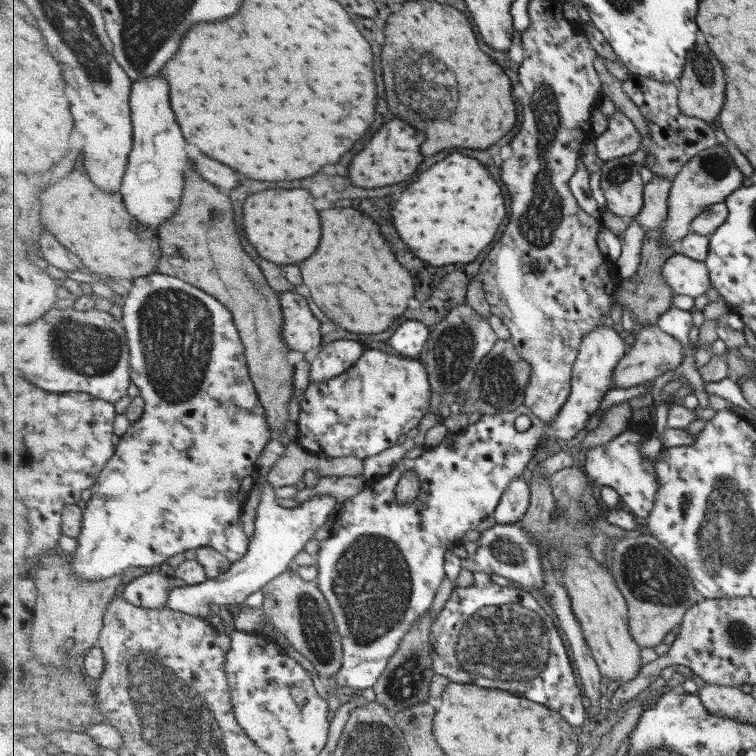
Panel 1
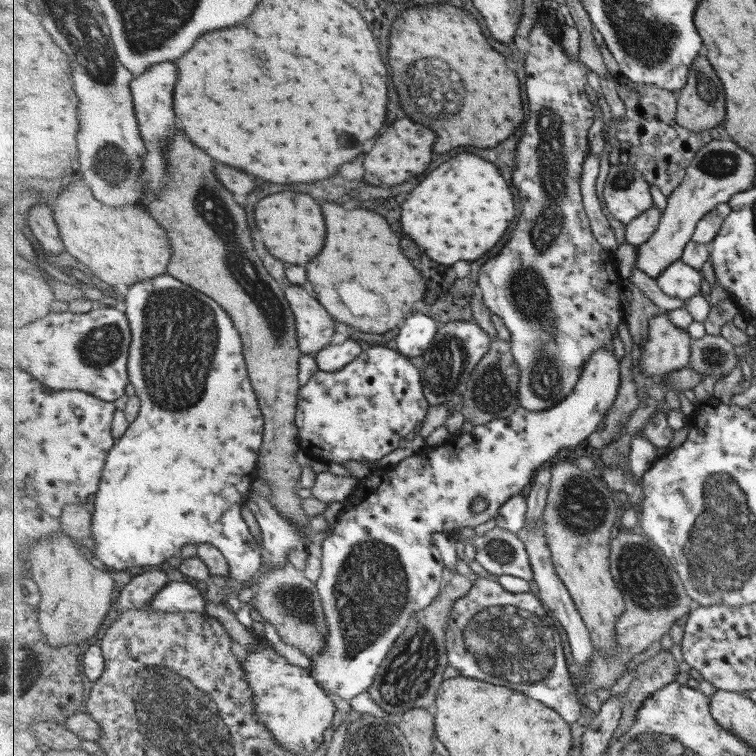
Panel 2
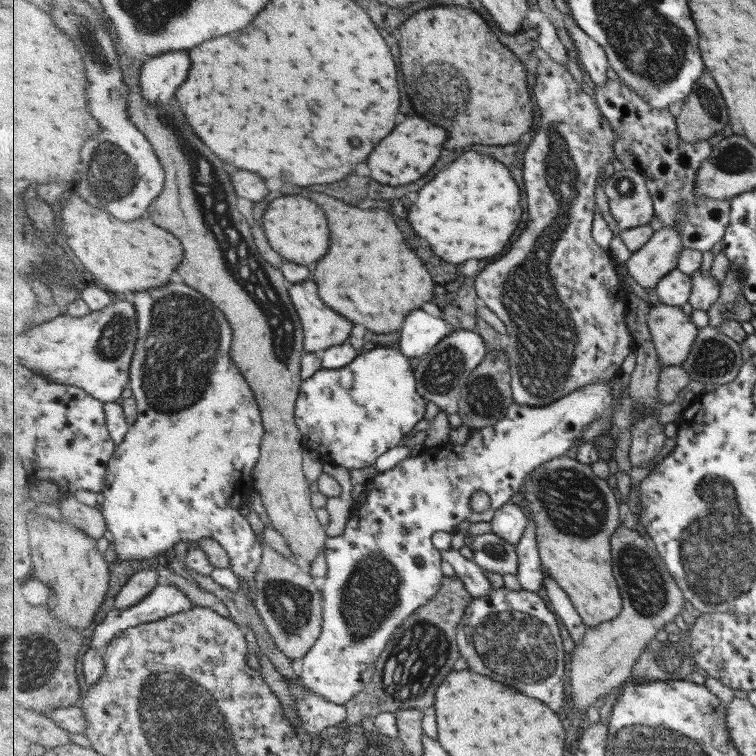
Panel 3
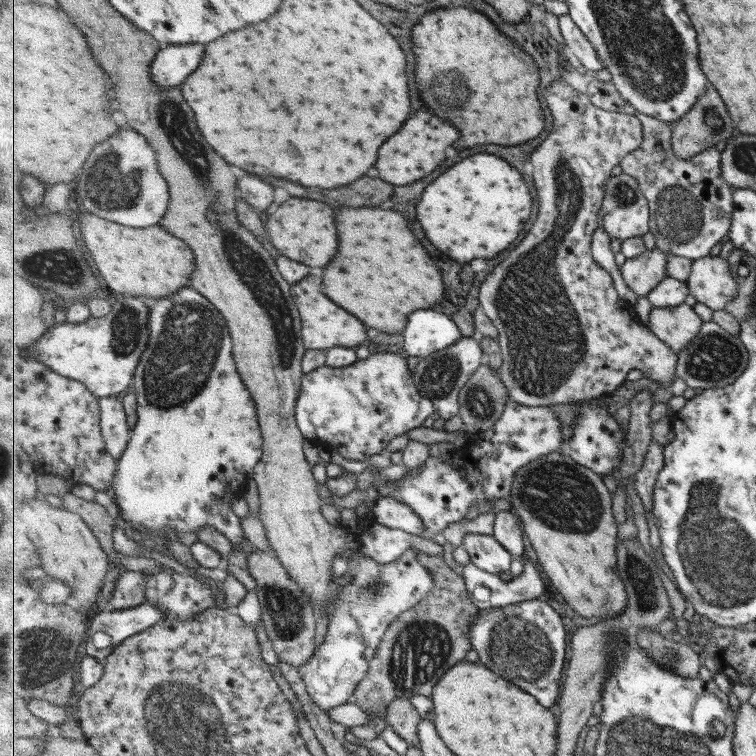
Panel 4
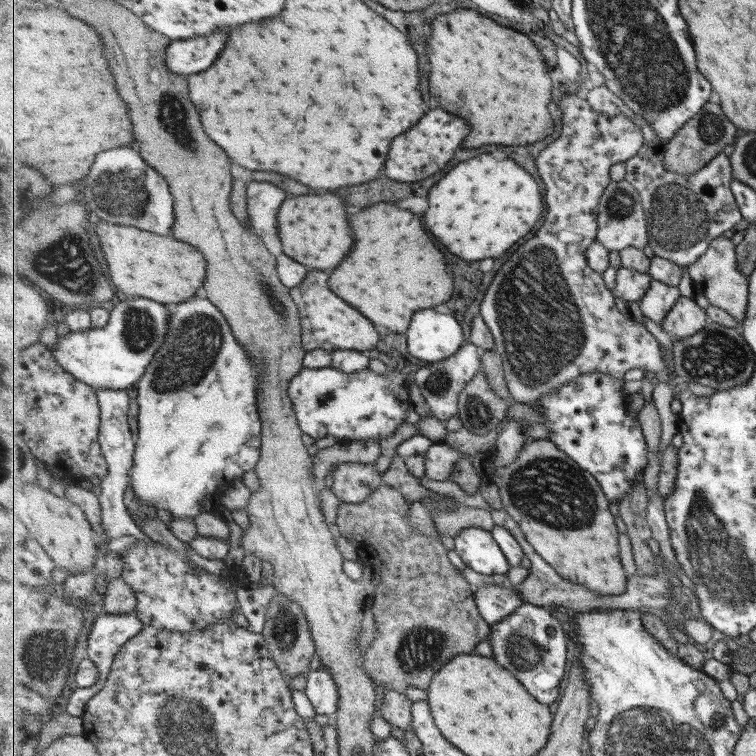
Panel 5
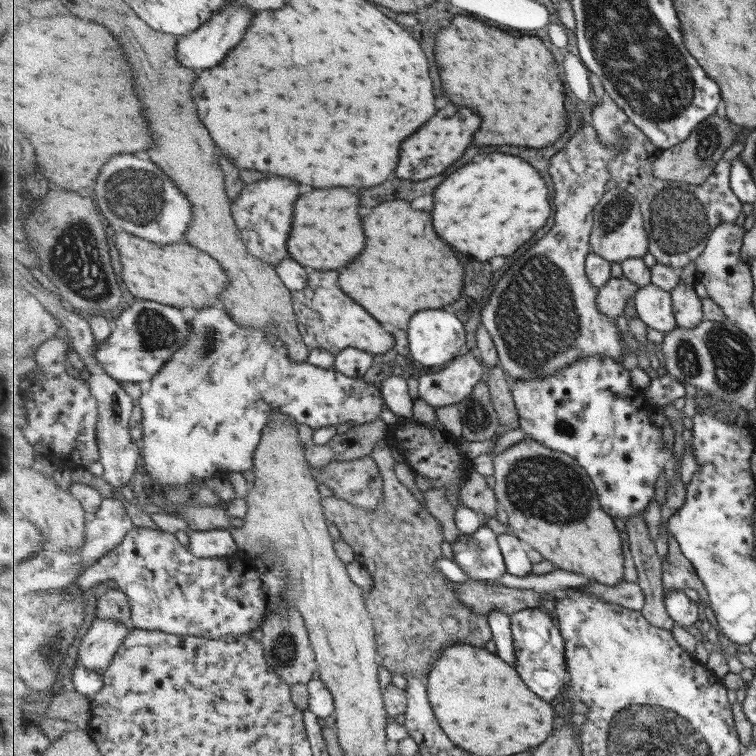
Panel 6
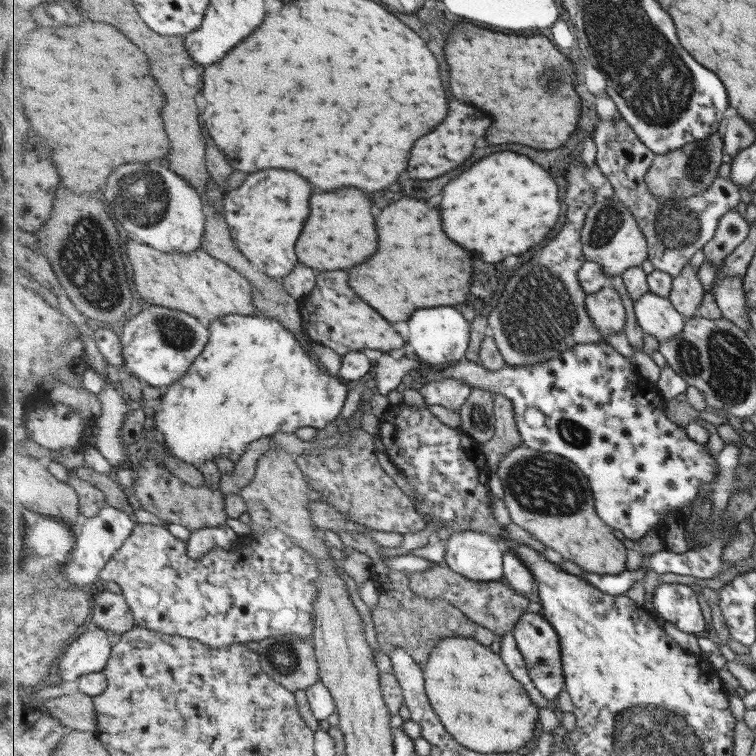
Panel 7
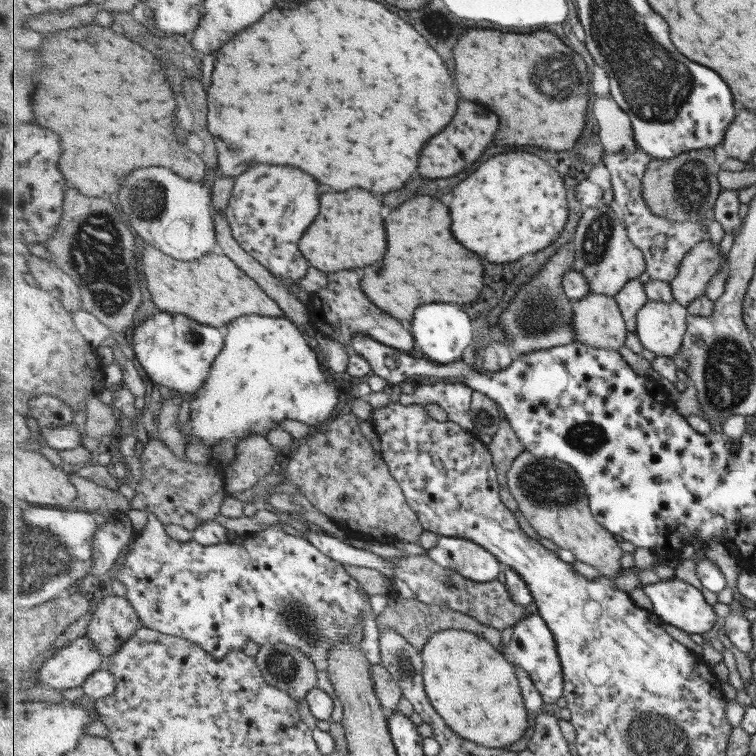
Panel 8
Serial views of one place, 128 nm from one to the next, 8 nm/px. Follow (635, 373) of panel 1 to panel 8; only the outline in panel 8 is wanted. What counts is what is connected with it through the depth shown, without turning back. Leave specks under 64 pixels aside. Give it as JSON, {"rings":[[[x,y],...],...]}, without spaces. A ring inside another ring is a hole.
{"rings":[[[705,239],[696,244],[682,259],[678,275],[670,282],[674,301],[688,307],[706,295],[708,284],[722,272],[726,259],[719,243]]]}

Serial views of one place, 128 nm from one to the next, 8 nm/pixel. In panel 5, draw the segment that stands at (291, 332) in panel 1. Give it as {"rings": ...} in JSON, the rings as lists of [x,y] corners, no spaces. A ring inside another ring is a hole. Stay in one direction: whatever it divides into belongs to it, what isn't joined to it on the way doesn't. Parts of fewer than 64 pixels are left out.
{"rings":[[[315,270],[305,277],[303,284],[290,289],[290,292],[302,316],[302,341],[308,351],[323,349],[333,353],[339,349],[373,351],[379,348],[381,334],[377,332],[375,324],[357,308],[331,292],[329,274]]]}

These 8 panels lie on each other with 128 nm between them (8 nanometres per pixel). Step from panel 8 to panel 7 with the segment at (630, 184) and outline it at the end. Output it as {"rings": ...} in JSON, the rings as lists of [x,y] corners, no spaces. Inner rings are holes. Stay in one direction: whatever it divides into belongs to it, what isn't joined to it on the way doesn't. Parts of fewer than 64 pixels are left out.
{"rings":[[[624,118],[601,119],[593,141],[598,148],[596,163],[611,182],[615,190],[614,196],[627,205],[646,236],[650,252],[648,260],[655,269],[668,272],[674,277],[681,274],[689,260],[697,254],[697,250],[704,249],[707,243],[714,243],[722,216],[737,208],[737,204],[741,202],[741,186],[731,179],[718,176],[705,192],[683,199],[677,204],[651,192],[650,185],[646,183],[646,174],[656,155]]]}

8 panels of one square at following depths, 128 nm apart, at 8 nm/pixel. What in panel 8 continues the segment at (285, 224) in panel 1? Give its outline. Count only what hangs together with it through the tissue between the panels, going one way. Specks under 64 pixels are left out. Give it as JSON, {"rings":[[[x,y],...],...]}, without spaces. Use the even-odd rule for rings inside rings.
{"rings":[[[363,188],[323,194],[323,212],[319,214],[319,220],[311,224],[311,232],[303,236],[303,244],[300,243],[303,254],[307,252],[307,260],[311,260],[311,266],[323,272],[339,272],[383,260],[387,252],[387,230],[381,208],[383,200]]]}

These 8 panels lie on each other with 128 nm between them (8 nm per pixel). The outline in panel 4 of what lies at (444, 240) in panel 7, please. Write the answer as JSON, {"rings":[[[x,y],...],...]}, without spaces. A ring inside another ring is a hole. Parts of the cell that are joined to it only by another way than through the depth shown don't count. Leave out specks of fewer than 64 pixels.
{"rings":[[[337,203],[329,204],[335,212],[335,226],[339,232],[339,239],[343,239],[343,252],[335,256],[335,264],[329,264],[323,276],[323,284],[327,288],[327,296],[337,304],[343,304],[349,312],[355,312],[369,328],[383,330],[387,334],[395,334],[405,330],[409,314],[419,308],[431,308],[439,304],[445,296],[445,282],[437,262],[431,258],[427,248],[415,238],[413,230],[409,228],[407,218],[395,210],[381,210],[381,208],[348,208],[338,207]]]}

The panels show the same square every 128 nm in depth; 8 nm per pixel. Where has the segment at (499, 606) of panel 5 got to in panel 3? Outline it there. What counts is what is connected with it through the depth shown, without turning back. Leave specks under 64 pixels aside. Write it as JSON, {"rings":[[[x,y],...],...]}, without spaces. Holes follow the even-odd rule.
{"rings":[[[529,520],[529,524],[523,539],[517,546],[519,556],[518,582],[522,591],[539,592],[544,588],[545,576],[540,550],[538,549],[537,534],[535,534],[535,522]],[[445,549],[436,551],[440,553],[442,558],[449,563],[456,571],[458,578],[466,585],[466,589],[472,594],[472,598],[481,598],[486,594],[491,594],[491,586],[489,578],[487,578],[487,571],[474,561],[467,560],[461,552],[454,549]]]}

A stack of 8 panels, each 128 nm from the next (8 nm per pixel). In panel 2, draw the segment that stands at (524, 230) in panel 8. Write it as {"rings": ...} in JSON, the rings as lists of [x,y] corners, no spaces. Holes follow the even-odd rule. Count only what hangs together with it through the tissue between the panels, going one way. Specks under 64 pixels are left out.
{"rings":[[[459,154],[429,174],[403,206],[407,234],[439,264],[479,260],[491,252],[517,218],[513,190],[501,170],[481,156]]]}

